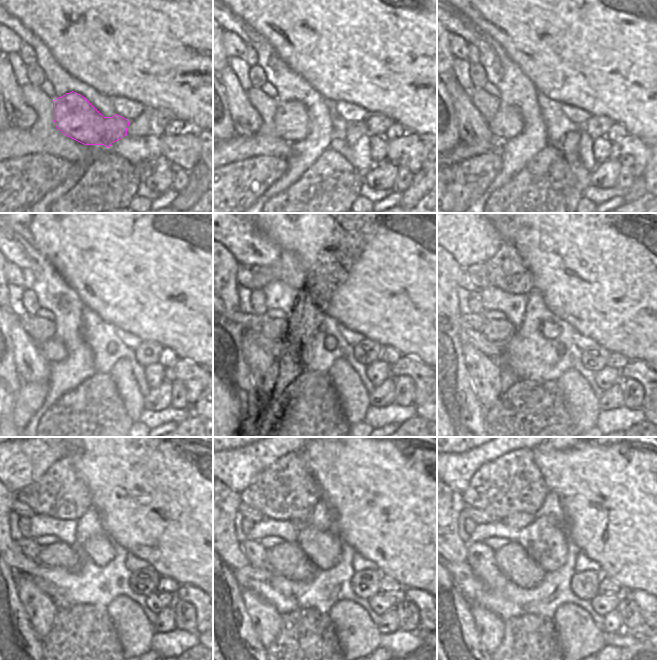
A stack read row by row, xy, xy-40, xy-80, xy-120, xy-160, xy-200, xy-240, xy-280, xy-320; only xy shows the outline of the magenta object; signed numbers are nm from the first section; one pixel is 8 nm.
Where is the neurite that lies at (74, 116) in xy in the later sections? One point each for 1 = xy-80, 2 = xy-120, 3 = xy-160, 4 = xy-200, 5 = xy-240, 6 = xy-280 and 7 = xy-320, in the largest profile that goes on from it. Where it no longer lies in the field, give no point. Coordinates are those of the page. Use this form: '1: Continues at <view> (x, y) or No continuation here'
1: Continues at xy-80 (508, 123)
2: Continues at xy-120 (53, 350)
3: Continues at xy-160 (278, 349)
4: Continues at xy-200 (467, 336)
5: Continues at xy-240 (9, 550)
6: Continues at xy-280 (233, 555)
7: Continues at xy-320 (457, 552).

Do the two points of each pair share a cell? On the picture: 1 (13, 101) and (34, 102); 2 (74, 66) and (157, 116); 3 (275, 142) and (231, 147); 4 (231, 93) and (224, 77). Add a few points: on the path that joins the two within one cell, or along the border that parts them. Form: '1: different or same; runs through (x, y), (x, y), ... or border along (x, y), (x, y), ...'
1: different; border along (20, 87), (22, 99), (36, 116), (31, 125)
2: different; border along (151, 110), (169, 109), (174, 117)
3: same; runs through (264, 143), (242, 147)
4: same; runs through (231, 89), (231, 84), (228, 81)

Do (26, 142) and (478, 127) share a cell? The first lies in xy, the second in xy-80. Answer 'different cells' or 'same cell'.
different cells

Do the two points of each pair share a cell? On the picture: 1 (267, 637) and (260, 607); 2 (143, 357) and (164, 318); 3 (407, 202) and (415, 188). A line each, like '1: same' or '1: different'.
1: same
2: different
3: same

